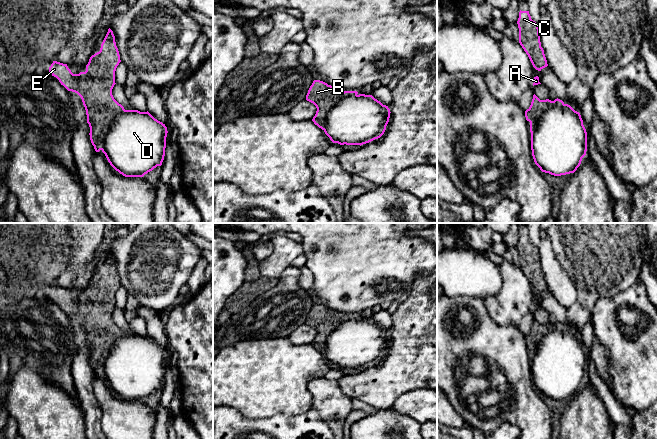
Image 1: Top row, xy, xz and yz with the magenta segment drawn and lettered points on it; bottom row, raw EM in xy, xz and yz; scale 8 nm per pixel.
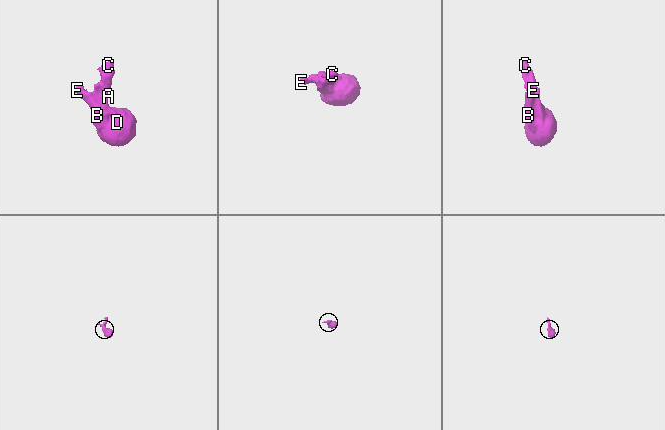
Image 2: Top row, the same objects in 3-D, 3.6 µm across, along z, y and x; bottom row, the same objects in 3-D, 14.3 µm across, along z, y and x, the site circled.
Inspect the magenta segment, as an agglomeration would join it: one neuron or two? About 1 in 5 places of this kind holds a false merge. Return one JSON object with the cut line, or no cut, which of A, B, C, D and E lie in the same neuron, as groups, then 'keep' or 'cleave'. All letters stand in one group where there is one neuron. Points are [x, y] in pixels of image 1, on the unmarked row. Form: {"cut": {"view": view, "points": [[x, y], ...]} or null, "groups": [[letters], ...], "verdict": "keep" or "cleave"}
{"cut": null, "groups": [["A", "B", "C", "D", "E"]], "verdict": "keep"}

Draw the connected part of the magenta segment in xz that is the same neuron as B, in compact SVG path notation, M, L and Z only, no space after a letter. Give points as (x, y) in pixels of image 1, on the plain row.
M314 304L306 319L306 324L313 327L316 332L316 338L312 345L321 352L333 367L340 369L363 369L375 363L380 362L389 346L390 333L375 323L372 319L359 318L357 315L344 315L340 312L328 309L327 307Z

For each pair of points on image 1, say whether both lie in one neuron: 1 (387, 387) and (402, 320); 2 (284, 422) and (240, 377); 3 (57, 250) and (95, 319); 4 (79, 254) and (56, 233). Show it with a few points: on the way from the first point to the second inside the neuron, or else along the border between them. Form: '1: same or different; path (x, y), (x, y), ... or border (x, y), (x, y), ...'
1: same; path (399, 370), (402, 367), (402, 337)
2: different; border (300, 413), (275, 414), (254, 419)
3: same; path (50, 270), (50, 285), (71, 306), (75, 306)
4: different; border (68, 233), (70, 237), (69, 244), (63, 254)

